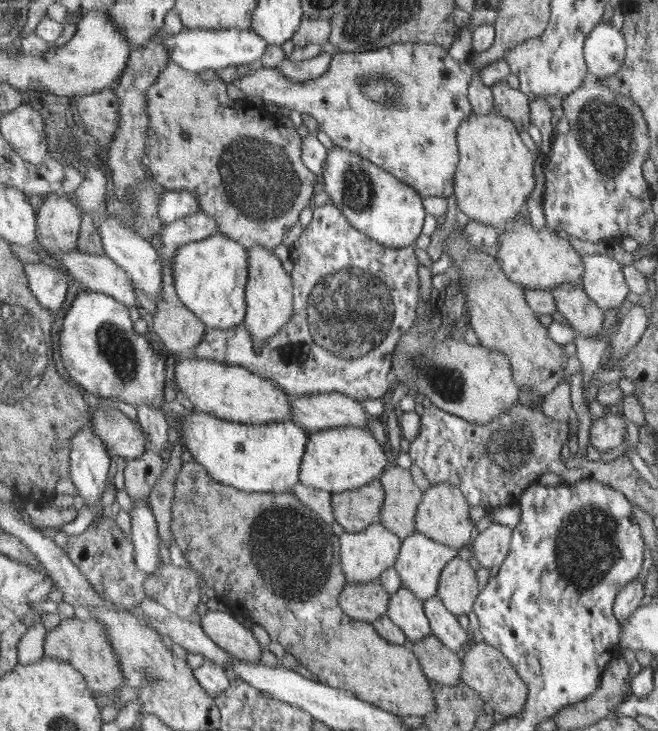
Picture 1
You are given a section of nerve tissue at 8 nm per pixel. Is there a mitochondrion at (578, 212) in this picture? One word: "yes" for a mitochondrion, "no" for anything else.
no

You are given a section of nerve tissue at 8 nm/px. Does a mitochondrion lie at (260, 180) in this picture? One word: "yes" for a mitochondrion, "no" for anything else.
yes

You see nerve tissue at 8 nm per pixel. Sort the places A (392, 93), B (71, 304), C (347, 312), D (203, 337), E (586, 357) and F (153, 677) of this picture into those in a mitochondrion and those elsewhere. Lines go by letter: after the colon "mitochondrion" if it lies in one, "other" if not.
A: mitochondrion
B: other
C: mitochondrion
D: other
E: other
F: mitochondrion

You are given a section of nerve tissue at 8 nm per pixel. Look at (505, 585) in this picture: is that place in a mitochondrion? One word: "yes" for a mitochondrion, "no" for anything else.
no

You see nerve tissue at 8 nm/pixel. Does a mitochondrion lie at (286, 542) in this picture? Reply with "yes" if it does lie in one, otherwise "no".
yes

